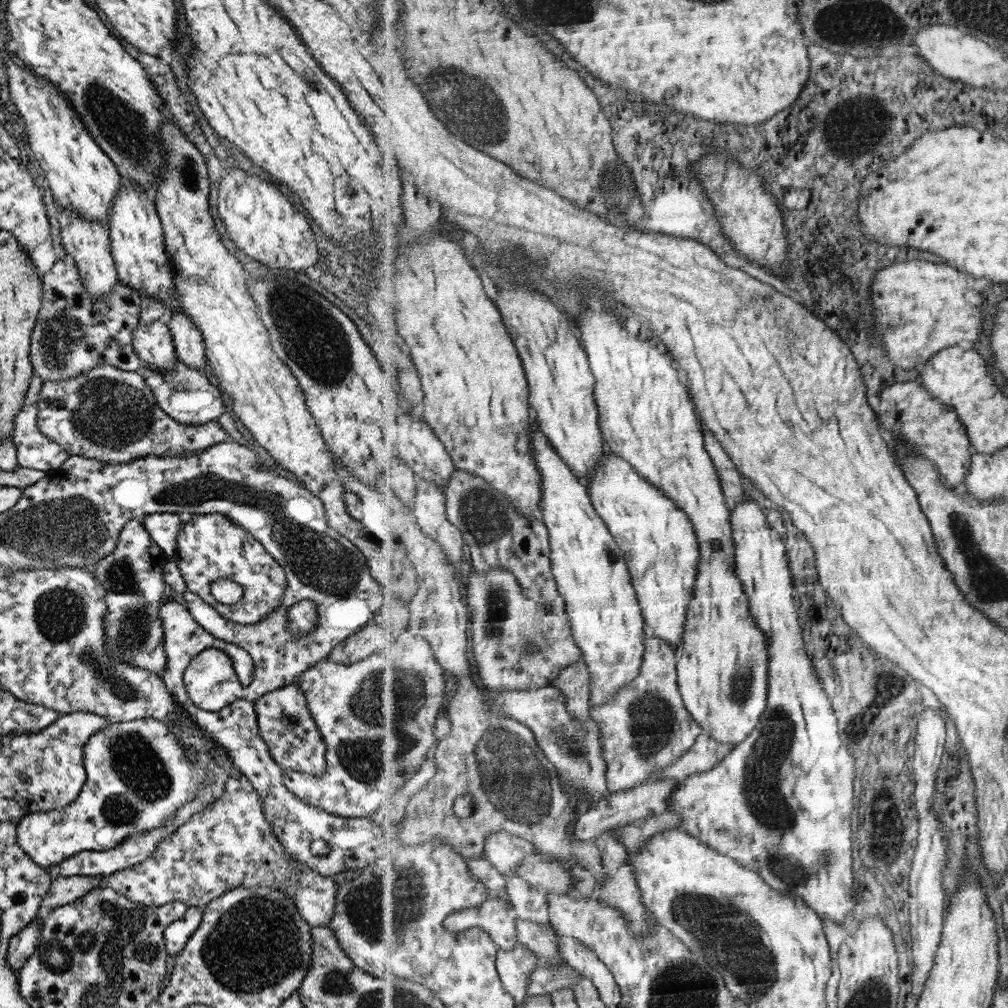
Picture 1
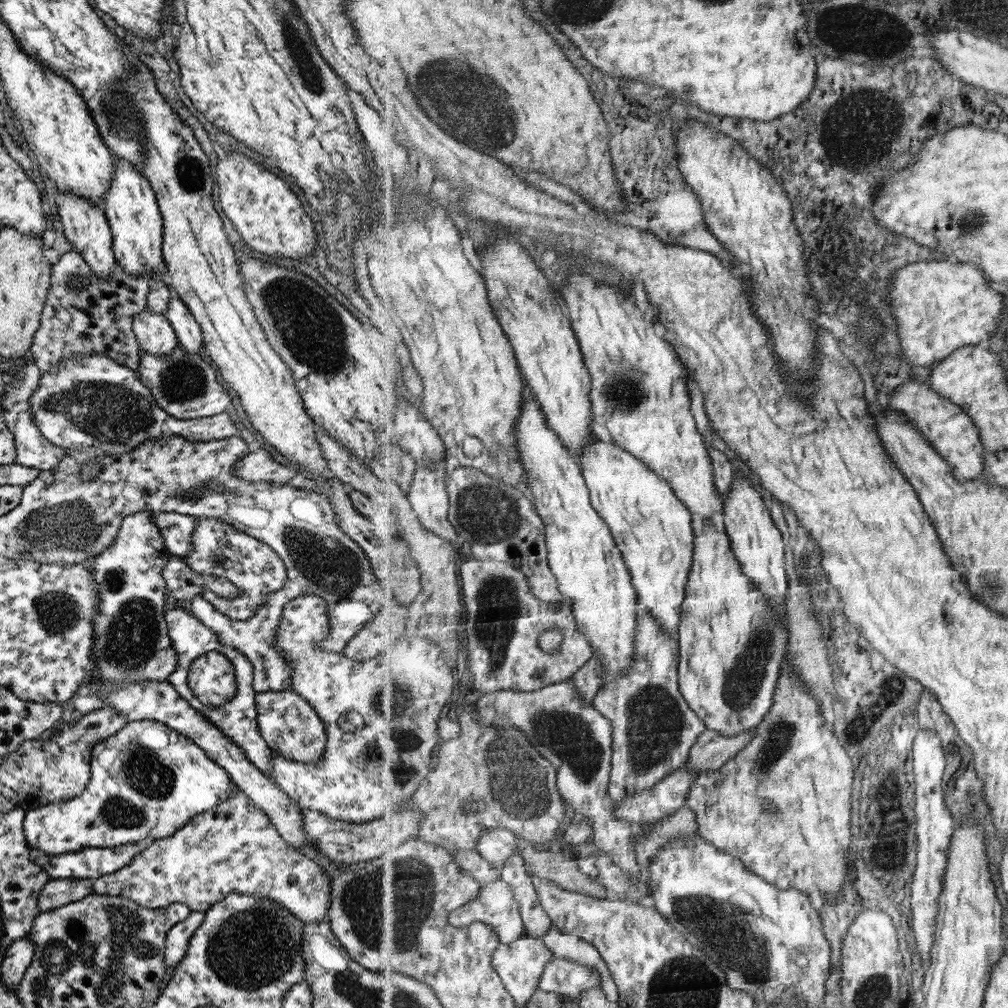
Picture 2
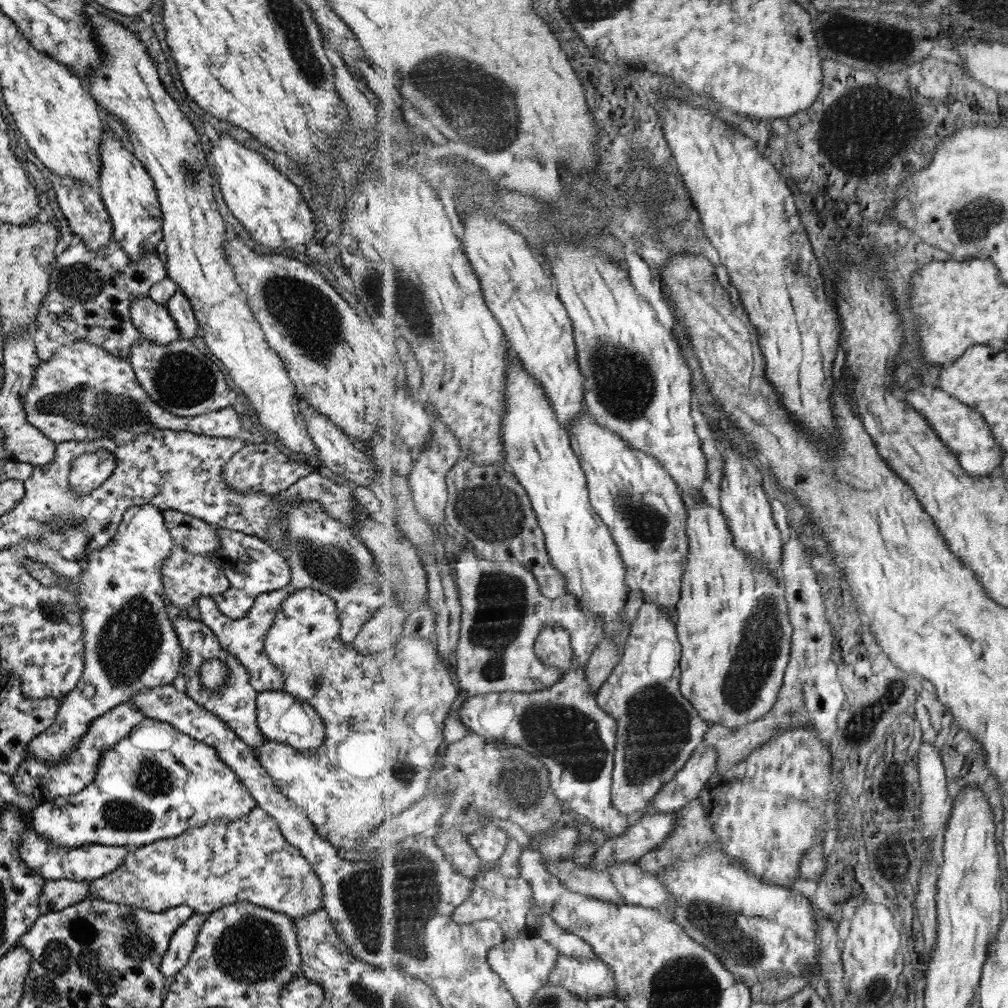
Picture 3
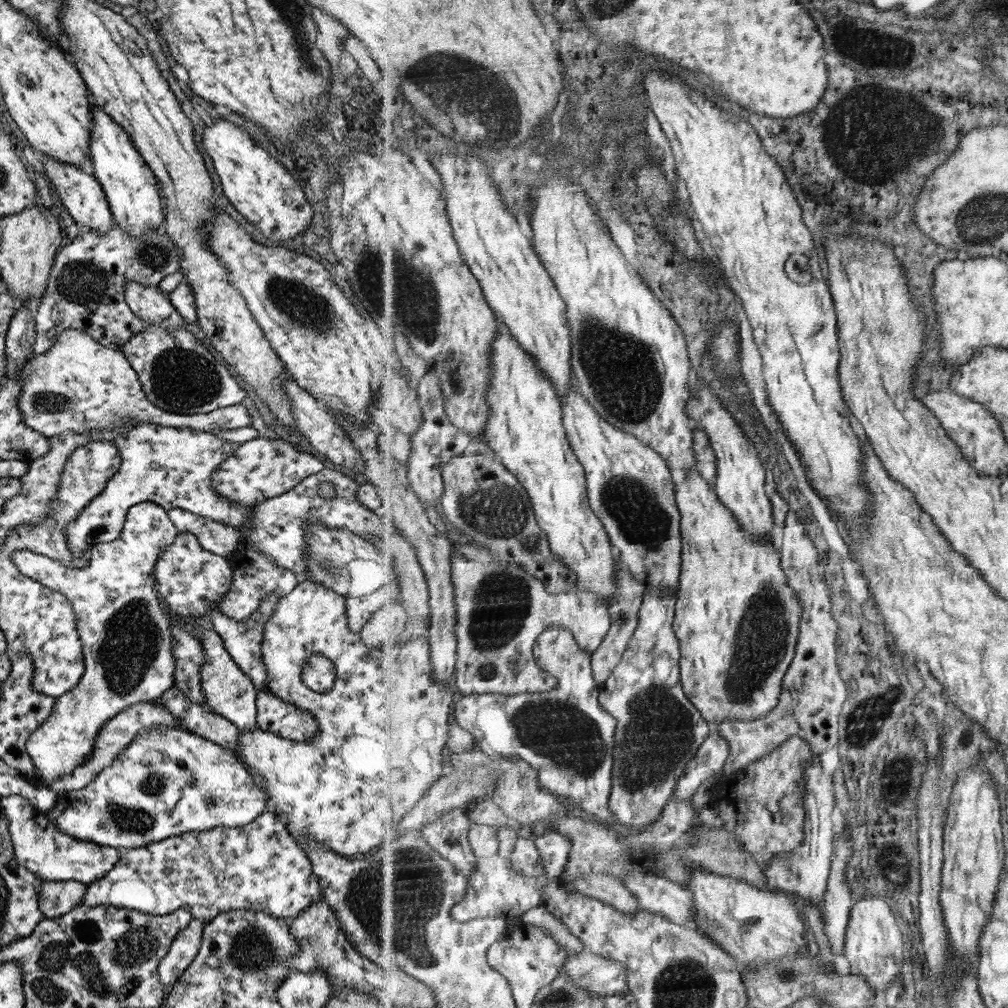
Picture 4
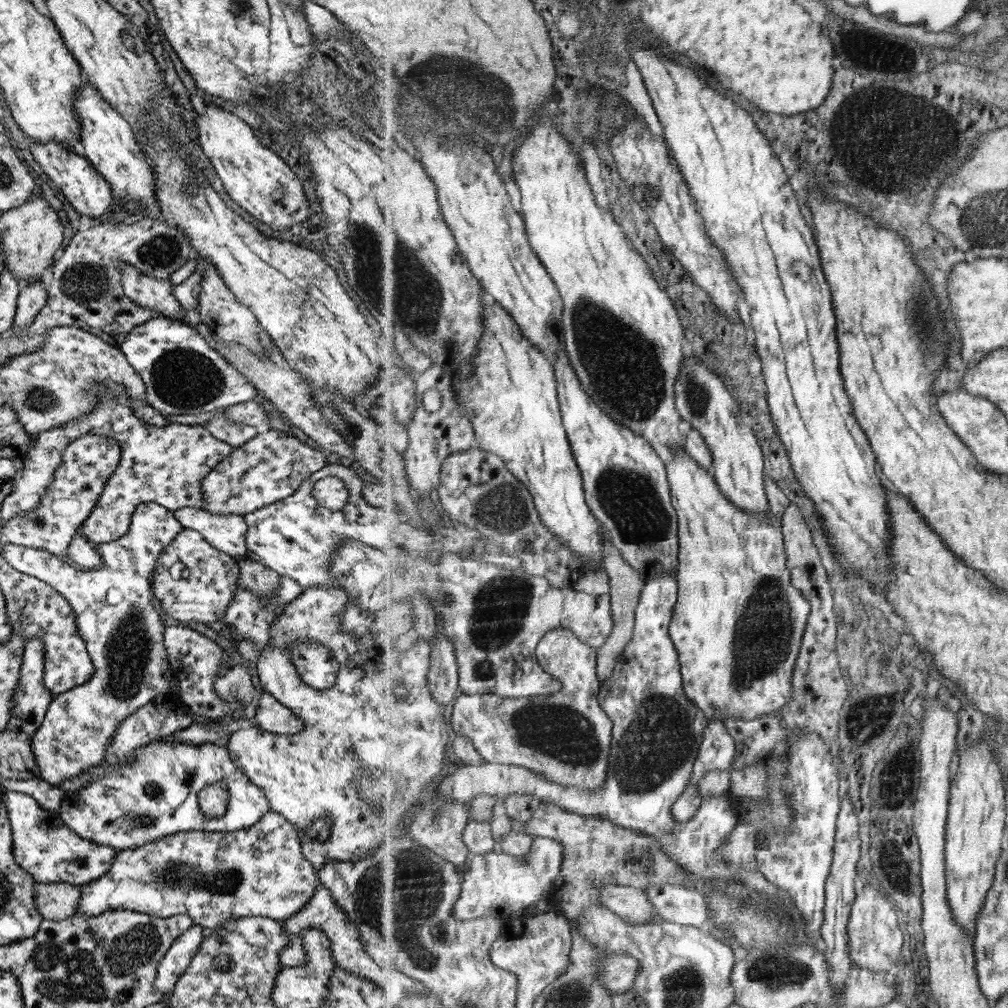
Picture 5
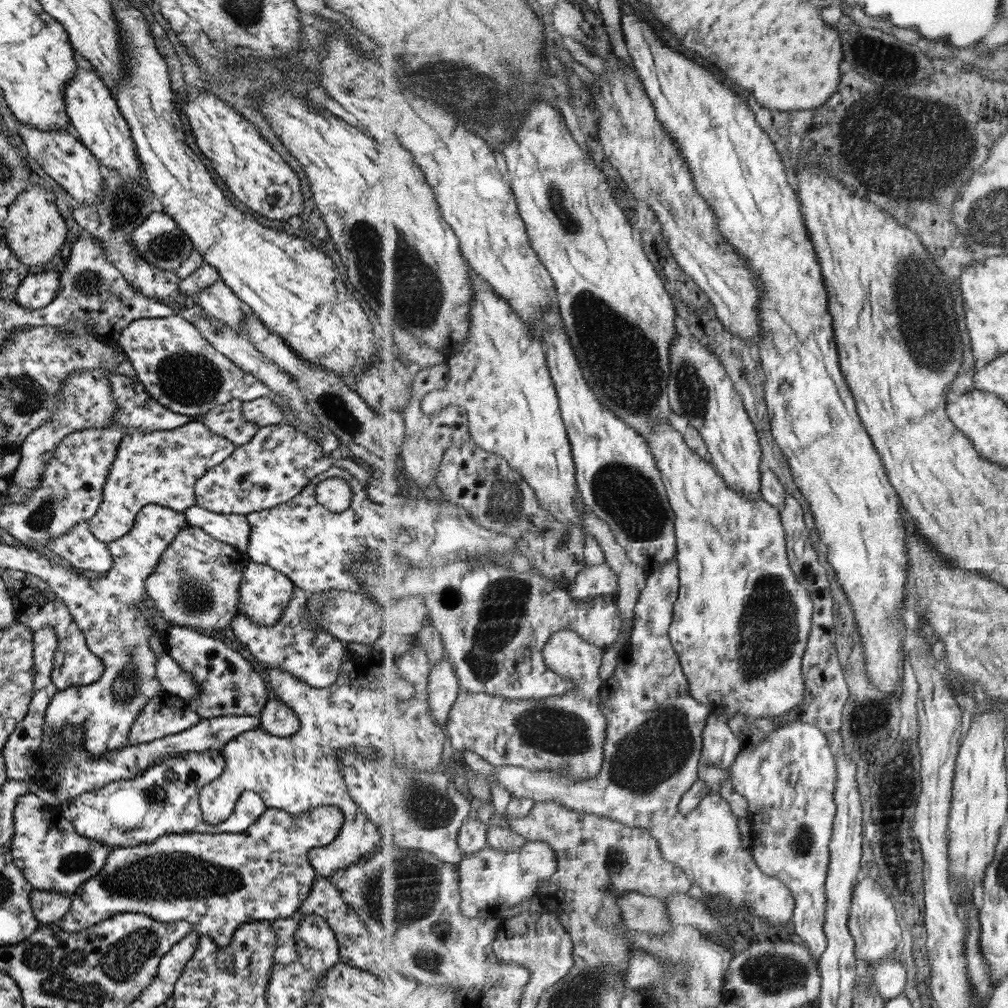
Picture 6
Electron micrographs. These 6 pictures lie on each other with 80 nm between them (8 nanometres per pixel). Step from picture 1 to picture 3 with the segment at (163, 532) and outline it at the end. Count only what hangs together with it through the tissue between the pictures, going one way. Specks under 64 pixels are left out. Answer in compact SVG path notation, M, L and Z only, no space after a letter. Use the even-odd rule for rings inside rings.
M175 510L161 511L161 516L173 545L183 547L183 551L206 556L219 548L216 526Z

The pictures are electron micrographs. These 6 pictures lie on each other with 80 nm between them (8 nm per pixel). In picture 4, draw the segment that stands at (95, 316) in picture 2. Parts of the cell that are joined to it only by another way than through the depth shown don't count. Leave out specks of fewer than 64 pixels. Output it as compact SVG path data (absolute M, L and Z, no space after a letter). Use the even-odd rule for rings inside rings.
M113 224L107 232L98 234L93 230L83 234L78 234L65 245L59 253L54 256L48 281L39 298L37 315L34 318L34 339L30 349L32 354L43 354L55 344L56 336L62 330L68 328L78 329L83 334L88 334L101 346L106 346L111 350L121 351L122 346L138 332L146 329L146 326L139 321L124 301L124 286L126 282L132 280L137 284L145 286L156 286L156 284L168 274L178 270L180 248L167 238L162 226L155 230L146 232L139 238L127 236L124 230Z

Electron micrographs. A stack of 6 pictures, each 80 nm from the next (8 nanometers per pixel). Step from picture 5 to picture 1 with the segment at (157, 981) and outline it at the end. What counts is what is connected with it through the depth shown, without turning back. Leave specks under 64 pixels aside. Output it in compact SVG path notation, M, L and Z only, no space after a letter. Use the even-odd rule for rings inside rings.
M187 907L184 915L165 927L162 932L166 954L177 954L193 934L202 917L201 907Z

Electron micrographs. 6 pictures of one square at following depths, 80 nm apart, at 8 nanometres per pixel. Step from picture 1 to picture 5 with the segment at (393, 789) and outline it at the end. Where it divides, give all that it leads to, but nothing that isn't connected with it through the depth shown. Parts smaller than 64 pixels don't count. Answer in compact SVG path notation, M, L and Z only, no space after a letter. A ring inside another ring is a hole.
M321 586L302 589L298 597L277 609L280 613L268 628L269 648L258 654L256 672L262 690L299 716L304 724L302 729L297 734L273 734L251 725L230 734L223 744L232 762L263 792L270 810L282 814L300 832L298 840L302 855L315 870L319 870L327 859L358 861L363 854L381 845L382 841L400 839L401 826L408 812L421 800L426 786L443 776L445 748L451 734L445 718L445 707L437 702L428 681L432 656L430 642L413 637L397 647L364 645L340 625L340 614L346 602L347 595L338 588ZM296 638L318 642L331 651L338 662L337 679L331 688L315 690L300 681L289 654L285 652ZM358 774L387 784L385 796L379 799L376 807L357 798ZM393 781L401 785L397 801L392 793ZM322 816L330 820L330 833L326 841L312 841L304 830L310 822Z

